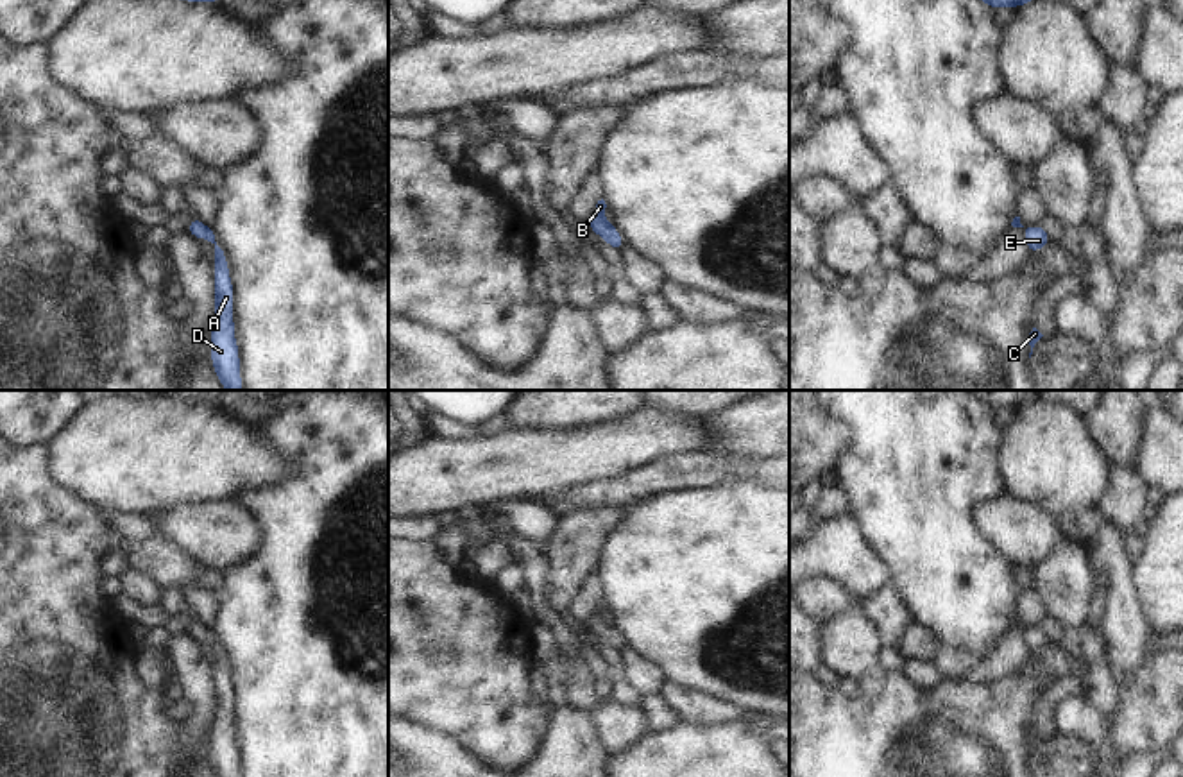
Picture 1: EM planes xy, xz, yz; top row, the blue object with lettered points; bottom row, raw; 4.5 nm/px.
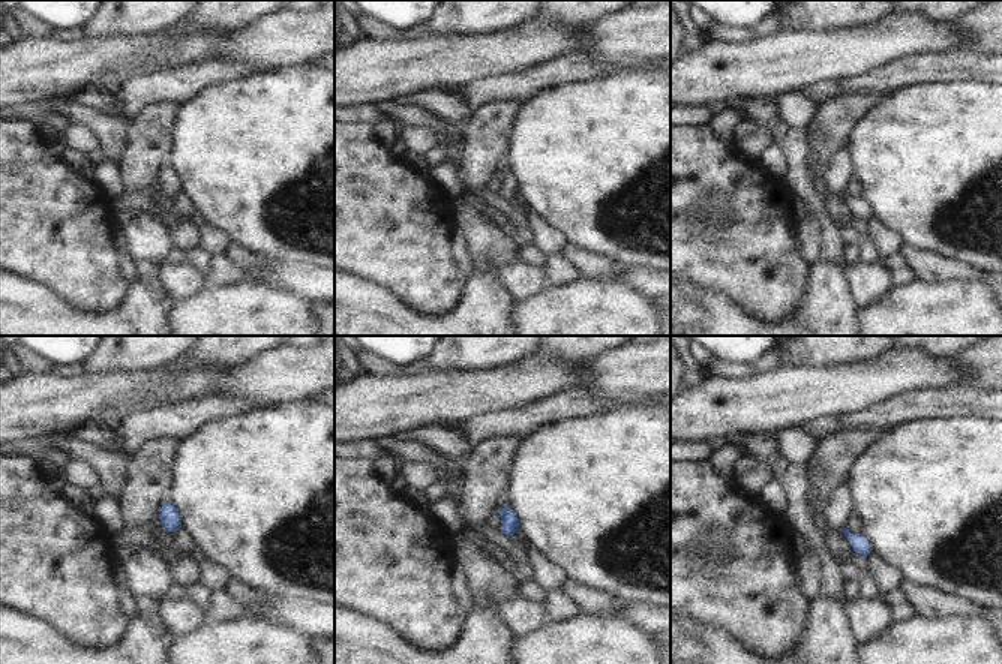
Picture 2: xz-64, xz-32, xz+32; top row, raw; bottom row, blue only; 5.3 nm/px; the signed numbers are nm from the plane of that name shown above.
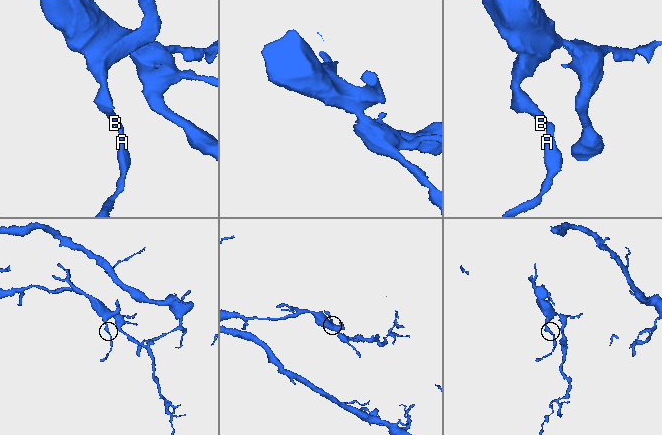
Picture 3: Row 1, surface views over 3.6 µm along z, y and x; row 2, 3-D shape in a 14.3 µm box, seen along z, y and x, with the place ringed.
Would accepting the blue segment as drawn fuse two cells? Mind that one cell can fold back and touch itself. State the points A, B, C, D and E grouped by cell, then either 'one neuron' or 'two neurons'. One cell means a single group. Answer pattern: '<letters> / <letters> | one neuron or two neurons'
A B C D E | one neuron

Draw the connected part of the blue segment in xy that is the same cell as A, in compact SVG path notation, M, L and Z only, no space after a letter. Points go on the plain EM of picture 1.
M195 616L188 634L213 645L215 659L215 723L211 732L211 761L217 777L240 777L238 747L233 725L233 686L229 679L226 652L218 645L213 628L206 628Z

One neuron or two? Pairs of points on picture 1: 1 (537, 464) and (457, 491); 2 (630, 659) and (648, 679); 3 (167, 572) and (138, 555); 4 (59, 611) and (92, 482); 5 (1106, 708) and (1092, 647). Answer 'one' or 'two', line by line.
1: one
2: one
3: one
4: two
5: one

